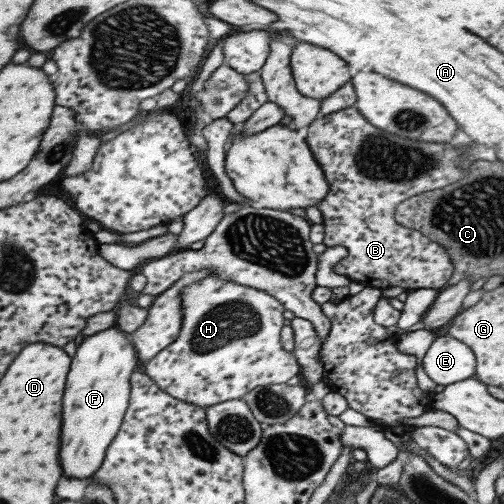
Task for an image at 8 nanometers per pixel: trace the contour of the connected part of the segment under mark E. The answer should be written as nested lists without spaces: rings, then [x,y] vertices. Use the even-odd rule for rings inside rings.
[[[443,332],[437,333],[421,360],[427,377],[441,386],[469,379],[475,372],[471,350]]]

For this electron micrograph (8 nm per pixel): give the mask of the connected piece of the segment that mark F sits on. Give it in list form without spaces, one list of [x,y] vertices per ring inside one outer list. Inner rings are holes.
[[[115,326],[83,337],[76,346],[61,400],[59,464],[63,476],[85,480],[99,468],[128,405],[129,377],[139,368],[129,334],[119,331]]]

